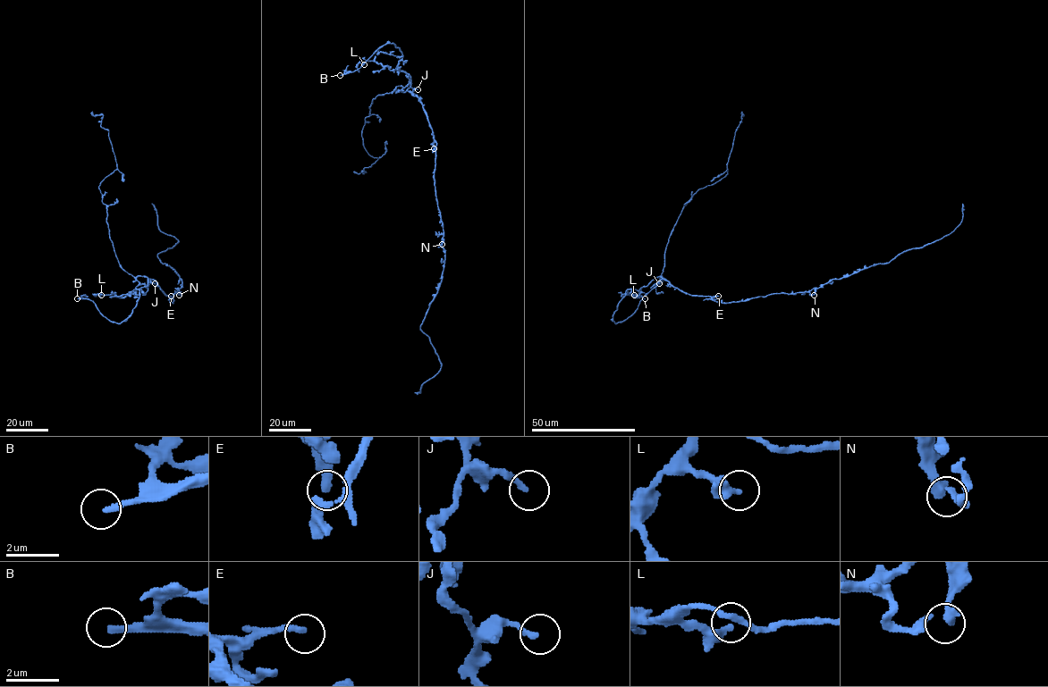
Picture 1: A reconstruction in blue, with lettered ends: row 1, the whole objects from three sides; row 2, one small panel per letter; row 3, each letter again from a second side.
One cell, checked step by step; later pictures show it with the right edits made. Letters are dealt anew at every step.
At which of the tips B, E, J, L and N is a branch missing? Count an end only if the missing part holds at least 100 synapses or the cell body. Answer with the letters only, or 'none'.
B

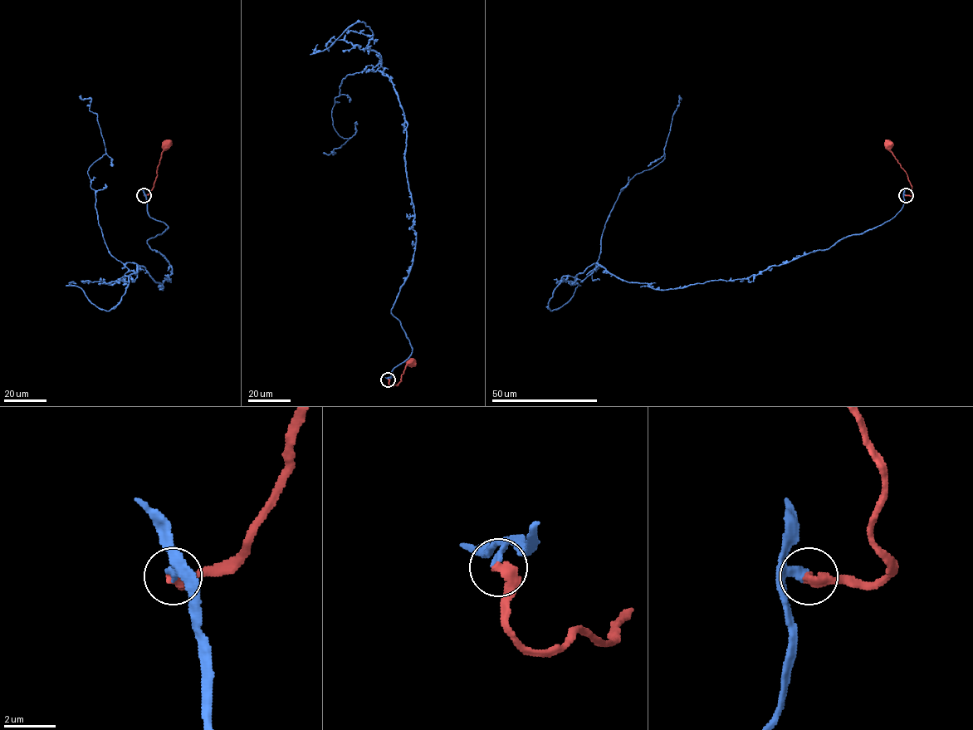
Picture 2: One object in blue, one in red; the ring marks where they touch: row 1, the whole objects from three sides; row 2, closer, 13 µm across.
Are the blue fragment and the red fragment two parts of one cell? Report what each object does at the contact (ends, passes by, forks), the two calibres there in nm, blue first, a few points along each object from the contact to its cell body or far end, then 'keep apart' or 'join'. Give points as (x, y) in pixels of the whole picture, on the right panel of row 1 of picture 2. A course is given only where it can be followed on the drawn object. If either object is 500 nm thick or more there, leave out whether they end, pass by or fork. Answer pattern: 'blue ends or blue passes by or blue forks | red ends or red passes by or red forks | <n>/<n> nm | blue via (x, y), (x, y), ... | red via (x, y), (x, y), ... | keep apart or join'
blue ends | red ends | 280/400 nm | blue via (905, 195), (878, 226), (744, 279), (622, 281), (596, 263), (603, 230), (631, 178), (664, 159), (679, 95) | red via (905, 195), (912, 194), (911, 185), (906, 173), (890, 149), (892, 143), (889, 144) | join

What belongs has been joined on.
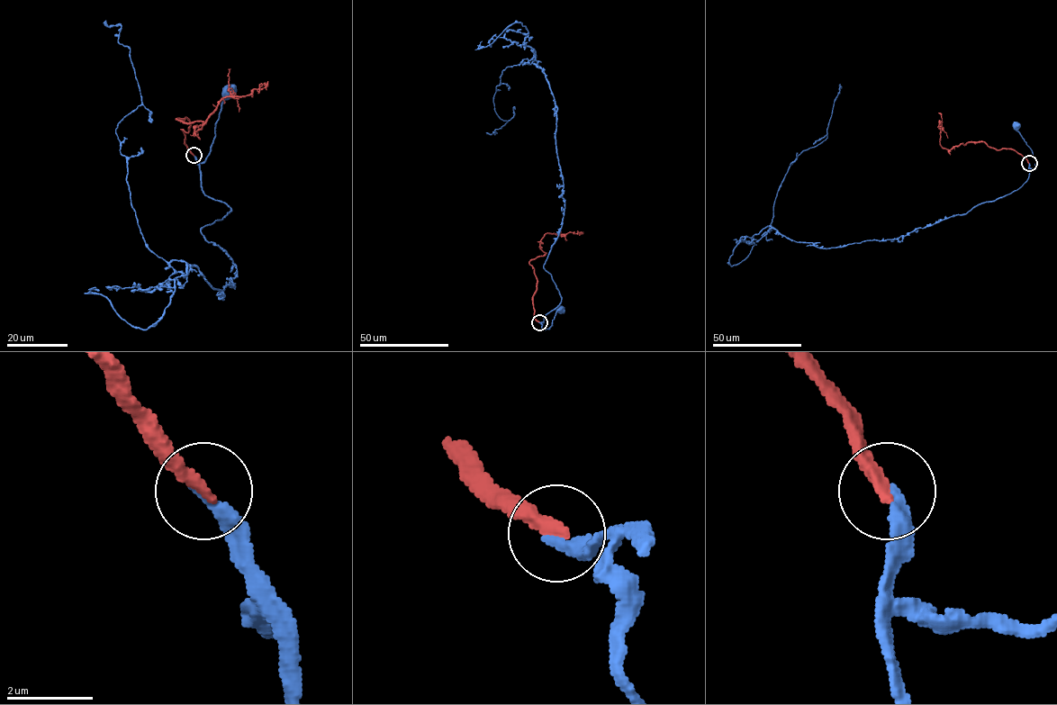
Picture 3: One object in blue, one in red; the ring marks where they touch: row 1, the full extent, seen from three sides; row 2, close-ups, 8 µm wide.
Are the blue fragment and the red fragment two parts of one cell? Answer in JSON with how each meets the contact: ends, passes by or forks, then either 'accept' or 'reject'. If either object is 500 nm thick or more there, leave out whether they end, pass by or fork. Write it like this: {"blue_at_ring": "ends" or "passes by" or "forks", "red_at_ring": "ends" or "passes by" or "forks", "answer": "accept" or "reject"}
{"blue_at_ring": "ends", "red_at_ring": "ends", "answer": "accept"}

